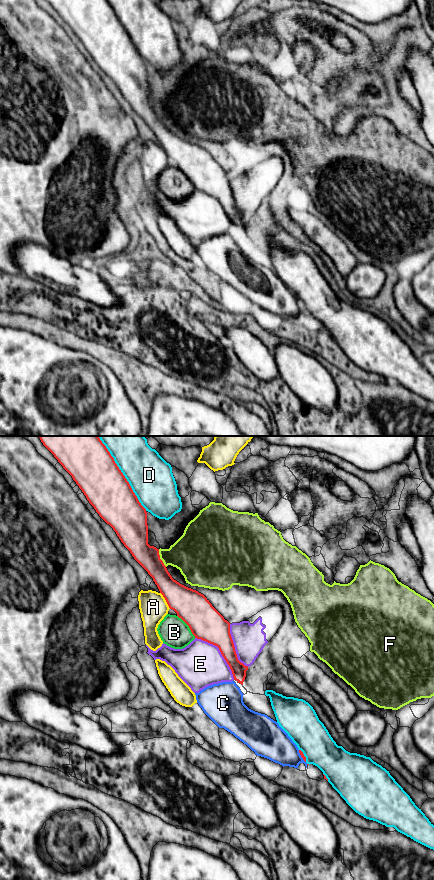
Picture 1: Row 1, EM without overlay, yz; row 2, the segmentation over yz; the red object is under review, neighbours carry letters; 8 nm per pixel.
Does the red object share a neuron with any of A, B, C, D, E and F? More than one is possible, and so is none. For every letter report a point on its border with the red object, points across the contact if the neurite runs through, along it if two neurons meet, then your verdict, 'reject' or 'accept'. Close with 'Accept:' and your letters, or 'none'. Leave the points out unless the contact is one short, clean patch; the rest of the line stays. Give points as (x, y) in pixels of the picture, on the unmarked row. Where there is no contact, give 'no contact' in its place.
A: contact yz (165, 151); reject
B: contact yz (188, 177); border yz (177, 167), (188, 178), (195, 189); reject
C: contact yz (301, 308); reject
D: contact yz (126, 31); reject
E: contact yz (220, 203); reject
F: contact yz (159, 110); reject
Accept: none

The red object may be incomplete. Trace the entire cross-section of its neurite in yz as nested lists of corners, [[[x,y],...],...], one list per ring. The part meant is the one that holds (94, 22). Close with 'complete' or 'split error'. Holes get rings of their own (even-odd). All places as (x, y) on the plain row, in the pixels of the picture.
[[[47,0],[63,20],[72,28],[73,32],[82,42],[89,55],[94,59],[99,68],[109,76],[116,84],[117,88],[130,103],[134,111],[148,124],[157,137],[160,145],[165,150],[170,161],[177,165],[190,180],[192,186],[197,191],[201,191],[217,198],[229,217],[234,232],[243,237],[248,218],[238,212],[234,195],[230,186],[230,175],[212,158],[209,152],[201,145],[188,140],[172,130],[163,113],[160,111],[159,101],[148,96],[147,64],[141,57],[137,48],[133,44],[129,34],[117,18],[114,10],[107,0]]] | complete

